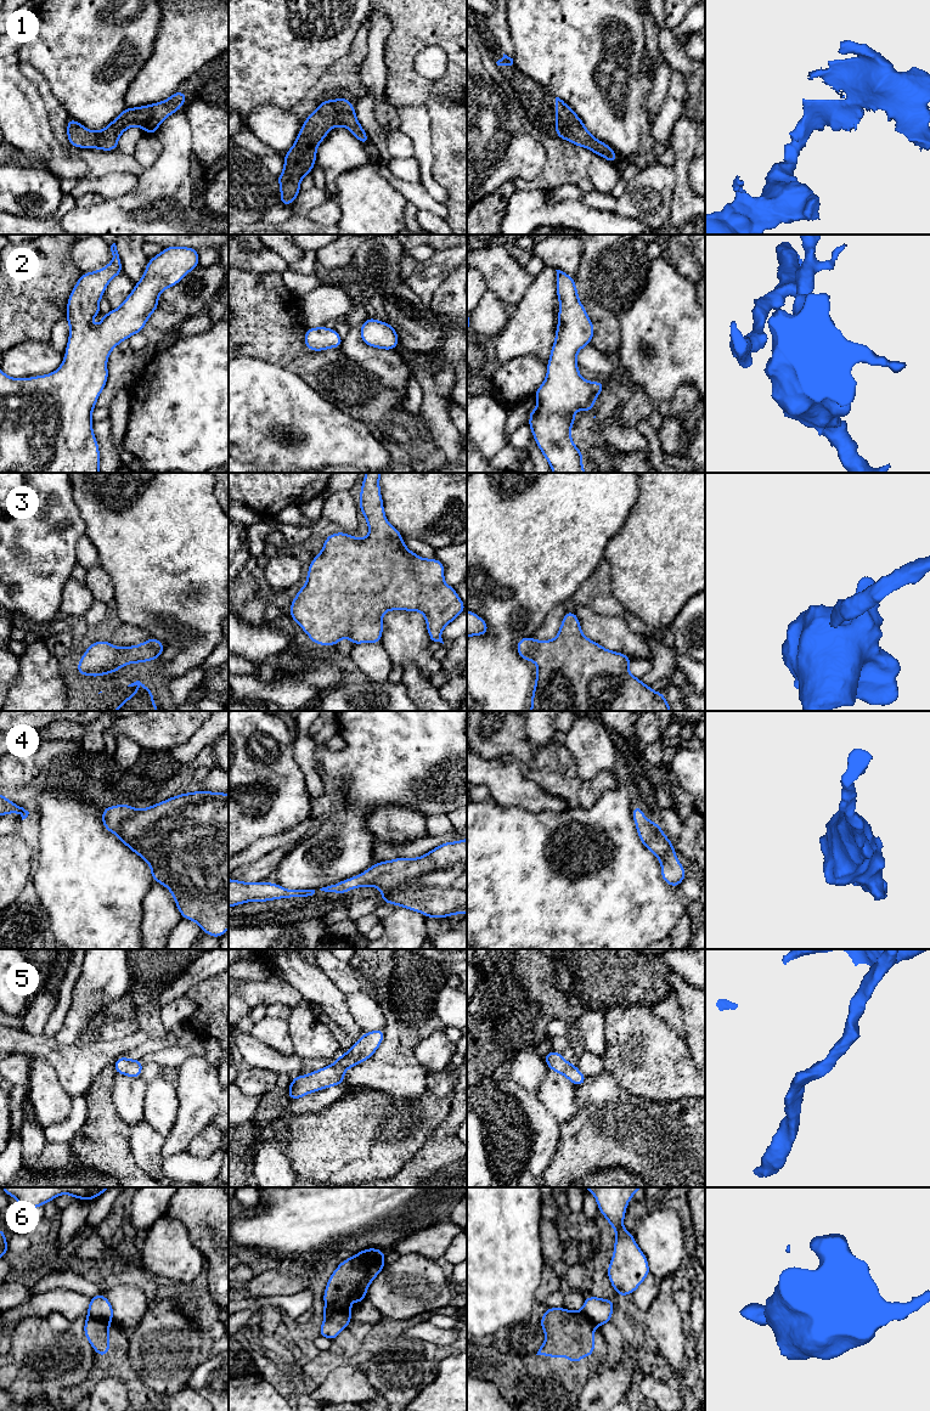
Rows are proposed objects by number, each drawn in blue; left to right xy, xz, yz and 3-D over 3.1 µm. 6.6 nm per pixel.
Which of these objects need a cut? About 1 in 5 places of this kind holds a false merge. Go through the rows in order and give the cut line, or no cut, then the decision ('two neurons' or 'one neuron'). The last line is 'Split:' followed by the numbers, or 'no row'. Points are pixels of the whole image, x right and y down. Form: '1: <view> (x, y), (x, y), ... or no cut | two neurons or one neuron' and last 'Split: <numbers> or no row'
1: no cut | one neuron
2: no cut | one neuron
3: no cut | one neuron
4: no cut | one neuron
5: no cut | one neuron
6: xz (350, 1310), (338, 1310), (325, 1318) | two neurons
Split: 6

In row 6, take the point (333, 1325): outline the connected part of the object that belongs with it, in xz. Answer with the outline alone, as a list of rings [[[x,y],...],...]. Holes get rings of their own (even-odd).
[[[351,1311],[334,1313],[333,1315],[325,1317],[319,1330],[319,1336],[326,1337],[333,1342],[338,1334],[348,1327],[350,1321]]]

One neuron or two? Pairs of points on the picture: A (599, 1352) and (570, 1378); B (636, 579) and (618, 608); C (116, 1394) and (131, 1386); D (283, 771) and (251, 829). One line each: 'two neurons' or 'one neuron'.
A: one neuron
B: two neurons
C: two neurons
D: one neuron

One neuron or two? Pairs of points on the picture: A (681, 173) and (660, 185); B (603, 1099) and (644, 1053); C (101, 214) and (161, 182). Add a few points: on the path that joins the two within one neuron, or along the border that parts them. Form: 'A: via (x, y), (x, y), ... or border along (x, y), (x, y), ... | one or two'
A: border along (674, 167), (675, 190), (671, 203) | two
B: border along (606, 1068), (621, 1087), (635, 1095), (643, 1096) | two
C: via (116, 207), (118, 204), (137, 204), (146, 197) | one

